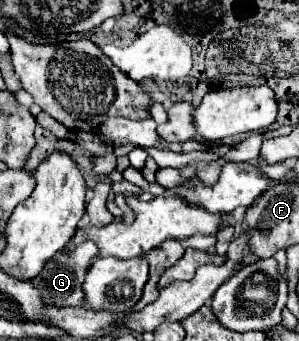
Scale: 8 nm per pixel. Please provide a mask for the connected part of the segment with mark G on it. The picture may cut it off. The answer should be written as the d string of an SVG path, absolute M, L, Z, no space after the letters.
M93 241L87 243L79 243L79 247L75 247L75 251L59 251L59 255L55 255L55 259L49 259L47 267L43 267L43 271L33 279L35 287L39 287L43 305L55 305L55 307L87 307L87 303L83 303L83 281L87 275L87 267L91 267L91 261L99 255L99 249L95 247Z

